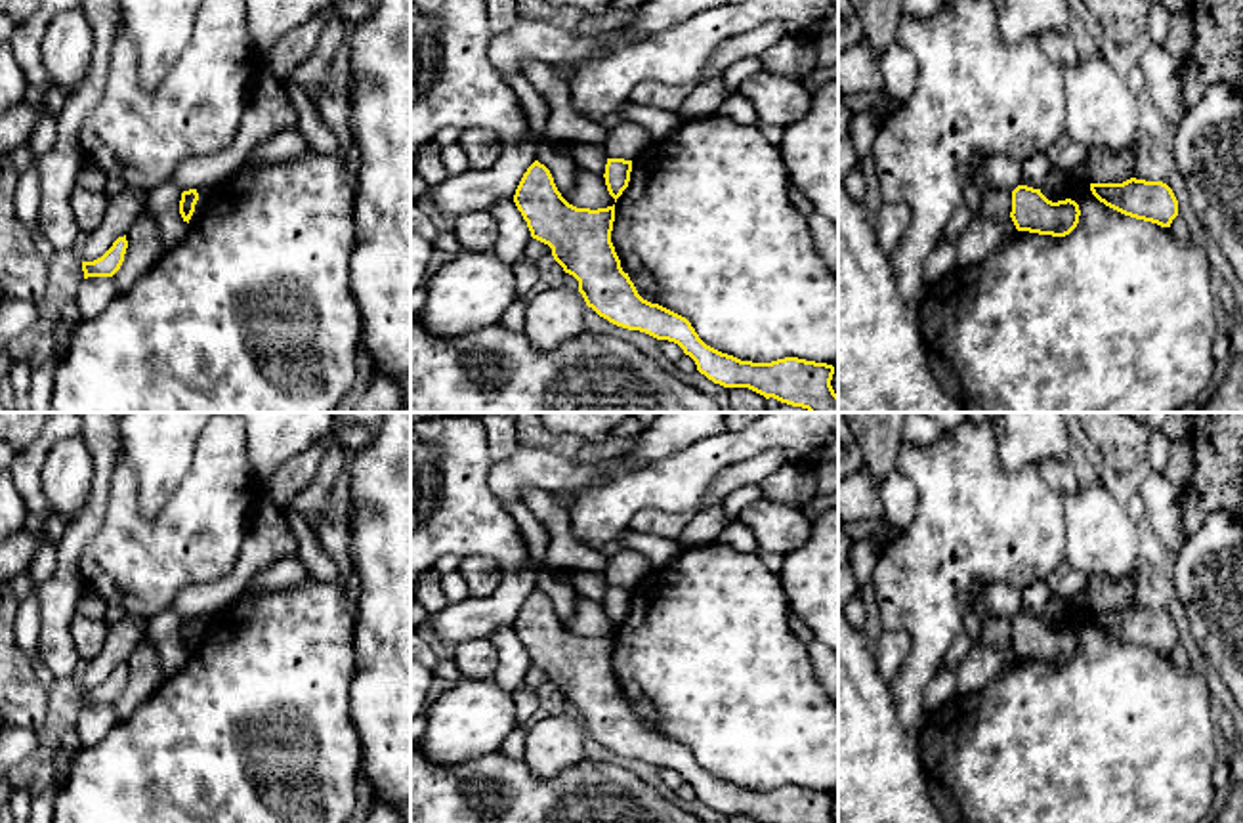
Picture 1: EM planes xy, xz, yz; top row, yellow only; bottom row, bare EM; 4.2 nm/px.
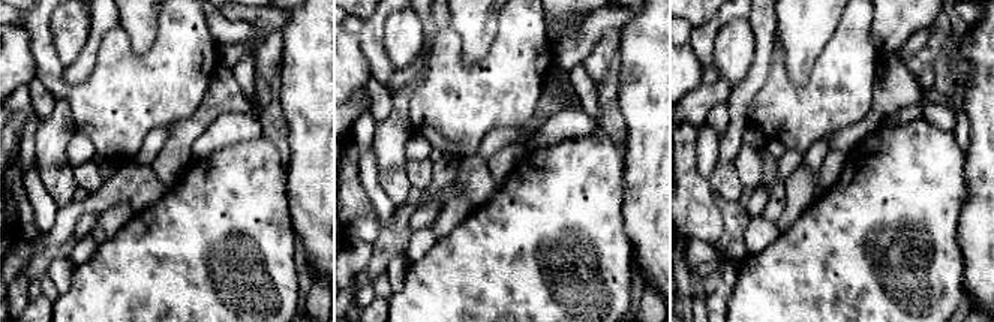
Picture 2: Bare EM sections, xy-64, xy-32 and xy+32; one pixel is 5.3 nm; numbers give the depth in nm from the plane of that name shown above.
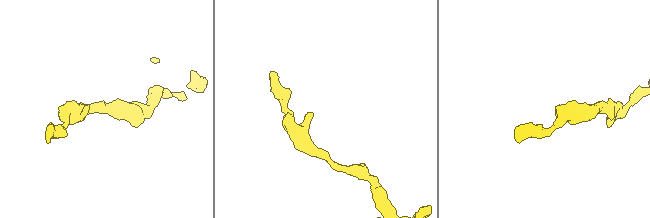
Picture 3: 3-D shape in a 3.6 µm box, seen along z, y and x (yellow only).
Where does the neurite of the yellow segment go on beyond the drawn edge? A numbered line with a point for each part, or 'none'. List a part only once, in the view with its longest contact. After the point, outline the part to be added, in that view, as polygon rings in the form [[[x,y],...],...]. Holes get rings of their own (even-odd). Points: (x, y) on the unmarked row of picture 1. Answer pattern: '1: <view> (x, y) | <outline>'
none

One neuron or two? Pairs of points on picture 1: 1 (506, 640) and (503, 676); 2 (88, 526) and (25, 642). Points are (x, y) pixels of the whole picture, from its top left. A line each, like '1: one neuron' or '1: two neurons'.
1: one neuron
2: two neurons

